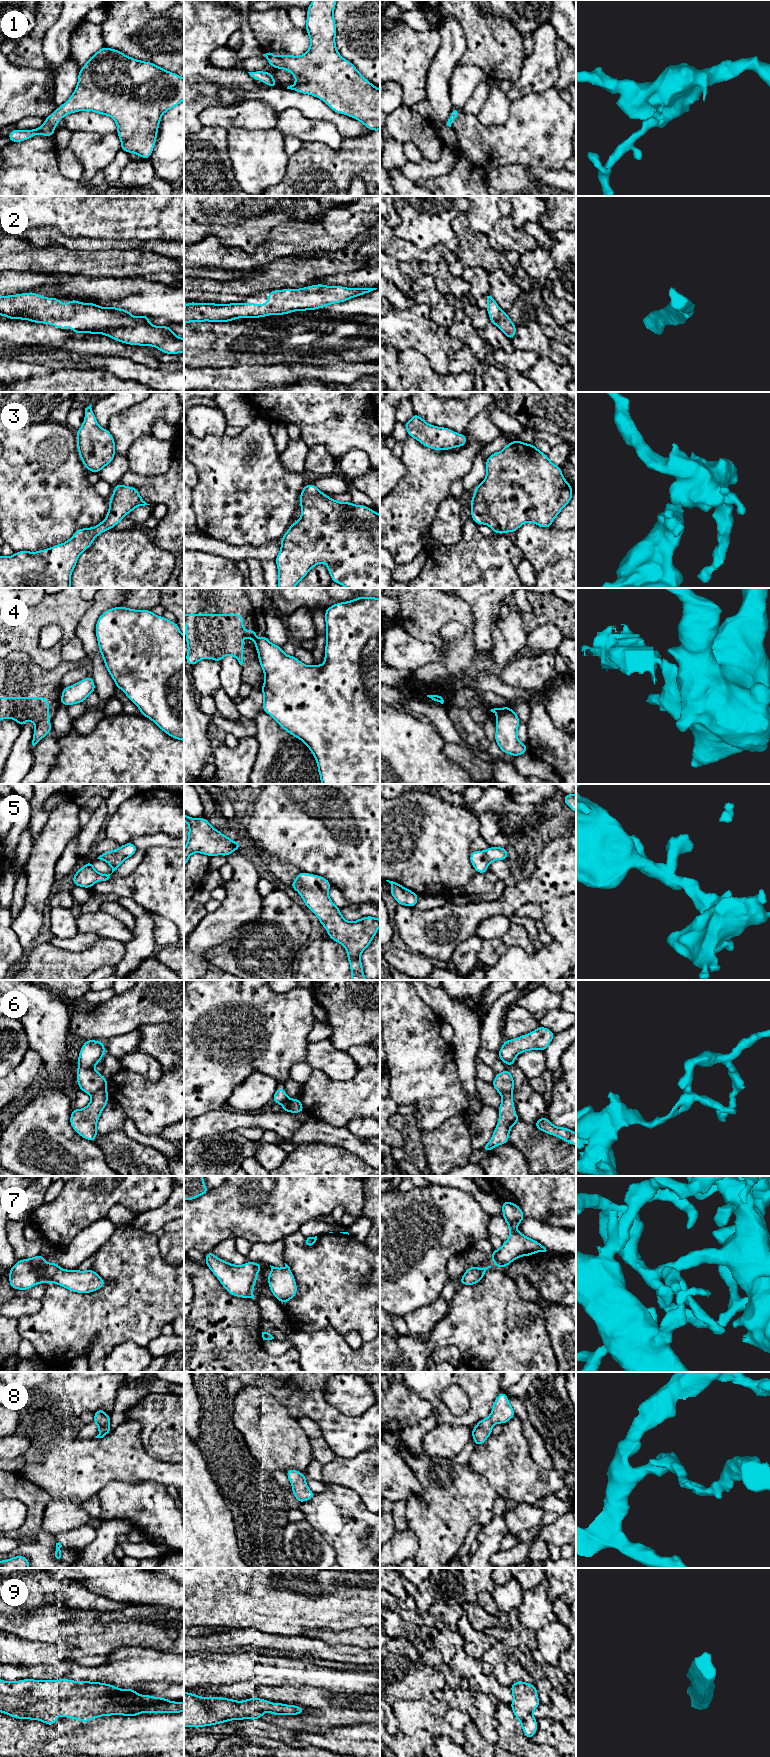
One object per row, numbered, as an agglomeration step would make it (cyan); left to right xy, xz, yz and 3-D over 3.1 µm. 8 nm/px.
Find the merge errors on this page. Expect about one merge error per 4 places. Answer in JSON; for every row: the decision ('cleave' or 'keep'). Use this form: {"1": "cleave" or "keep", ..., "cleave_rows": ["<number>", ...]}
{"1": "keep", "2": "keep", "3": "keep", "4": "cleave", "5": "keep", "6": "cleave", "7": "keep", "8": "keep", "9": "keep", "cleave_rows": ["4", "6"]}

